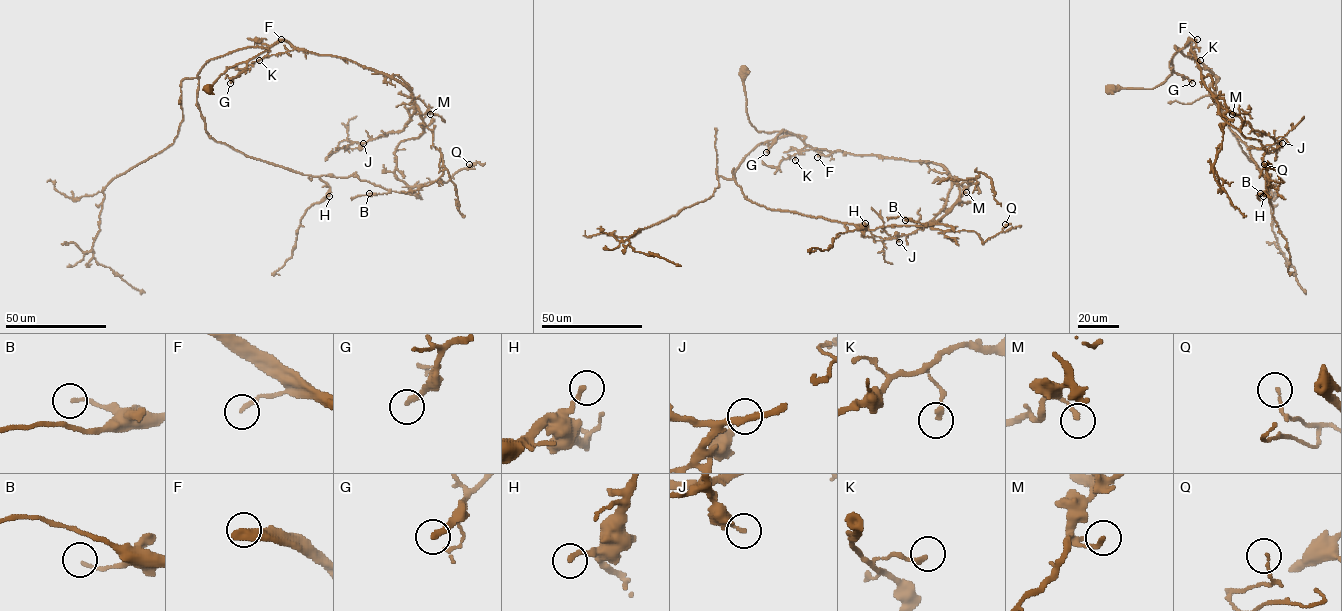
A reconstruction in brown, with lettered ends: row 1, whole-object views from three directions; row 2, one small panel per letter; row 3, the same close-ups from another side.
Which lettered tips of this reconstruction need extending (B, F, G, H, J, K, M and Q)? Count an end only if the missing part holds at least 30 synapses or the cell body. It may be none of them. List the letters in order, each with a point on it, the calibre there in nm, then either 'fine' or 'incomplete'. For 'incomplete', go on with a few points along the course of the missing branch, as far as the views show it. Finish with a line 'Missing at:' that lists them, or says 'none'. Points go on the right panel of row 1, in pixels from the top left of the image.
B: place (1260, 193); calibre 130 nm; fine
F: place (1197, 39); calibre 180 nm; fine
G: place (1192, 83); calibre 240 nm; incomplete; course (1192, 83), (1197, 87), (1168, 104)
H: place (1263, 196); calibre 200 nm; fine
J: place (1282, 143); calibre 140 nm; fine
K: place (1200, 60); calibre 200 nm; fine
M: place (1232, 114); calibre 190 nm; fine
Q: place (1264, 164); calibre 100 nm; fine
Missing at: G

